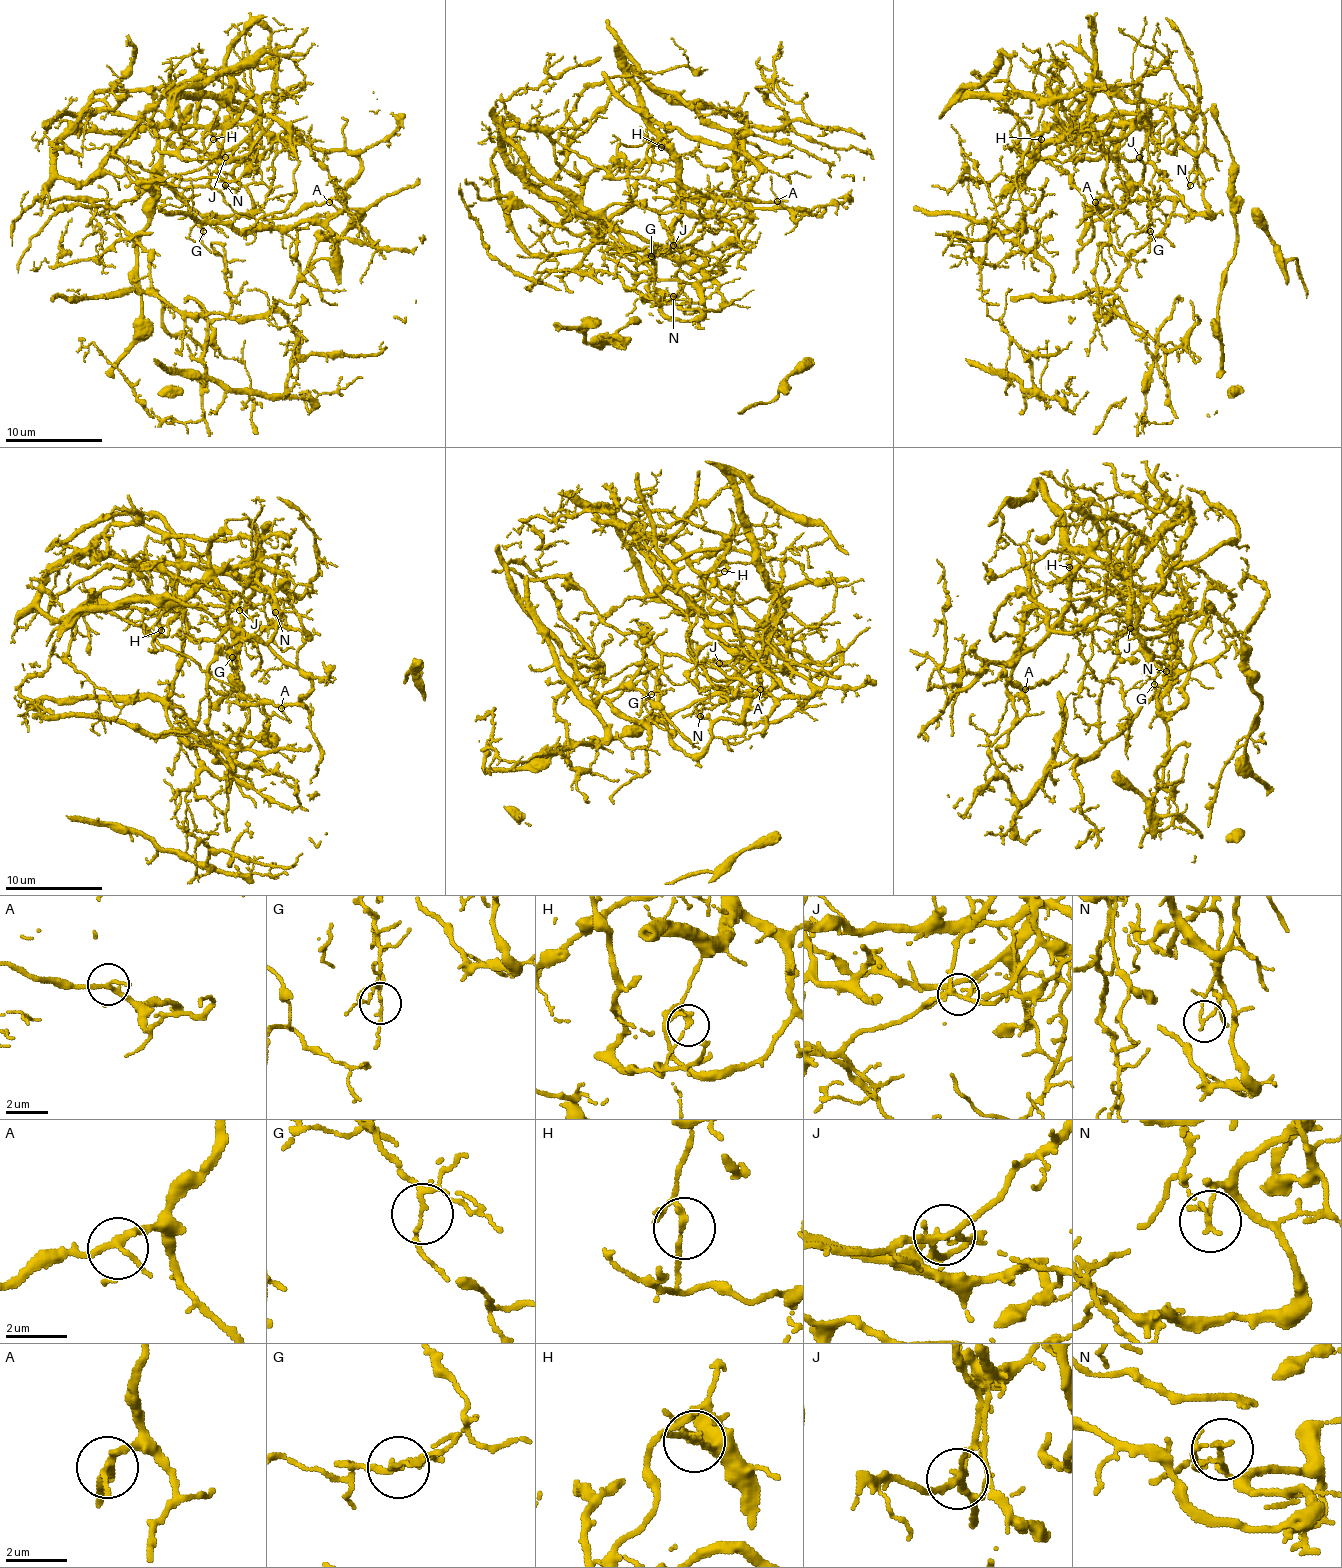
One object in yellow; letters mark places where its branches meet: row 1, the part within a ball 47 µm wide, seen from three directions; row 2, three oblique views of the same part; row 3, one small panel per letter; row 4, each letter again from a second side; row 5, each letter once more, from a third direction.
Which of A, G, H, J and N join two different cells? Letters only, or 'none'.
H, J, N

